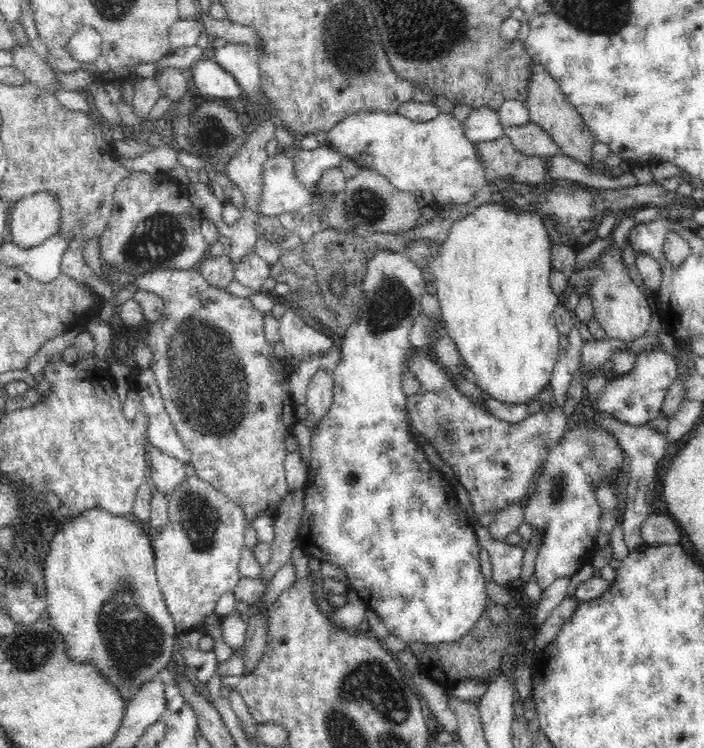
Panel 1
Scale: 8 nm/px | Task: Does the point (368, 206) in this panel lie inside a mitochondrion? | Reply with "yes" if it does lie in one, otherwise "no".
yes

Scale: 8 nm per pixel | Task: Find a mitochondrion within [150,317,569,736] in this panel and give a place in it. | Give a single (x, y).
(201, 519)

